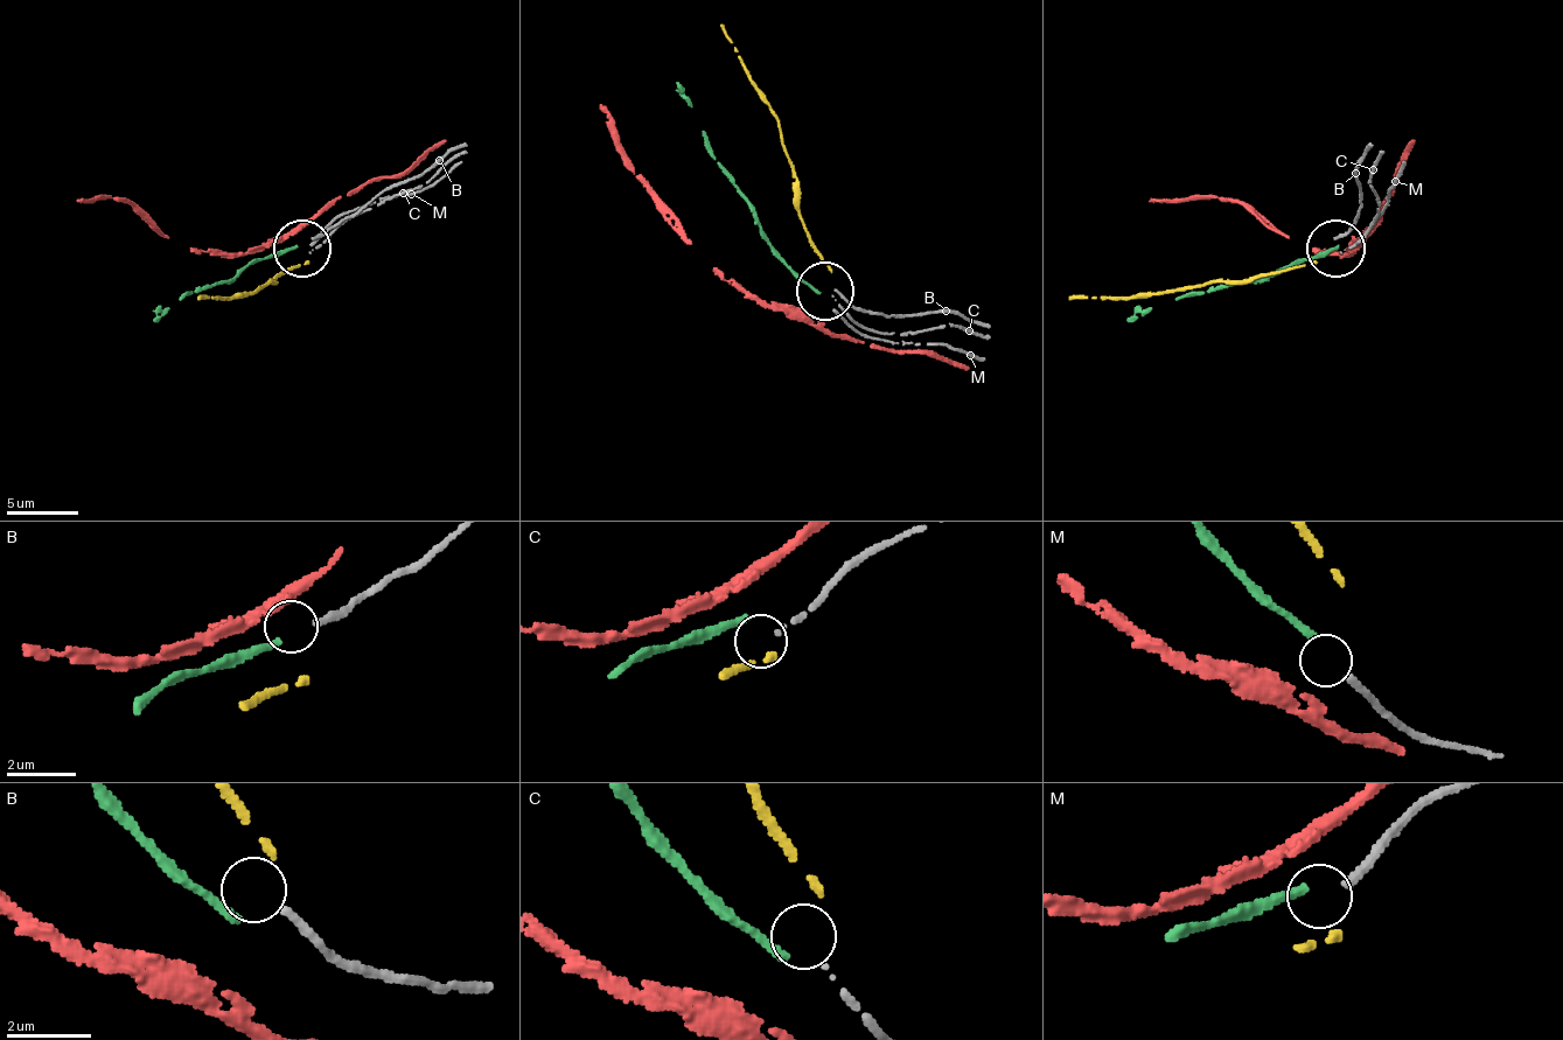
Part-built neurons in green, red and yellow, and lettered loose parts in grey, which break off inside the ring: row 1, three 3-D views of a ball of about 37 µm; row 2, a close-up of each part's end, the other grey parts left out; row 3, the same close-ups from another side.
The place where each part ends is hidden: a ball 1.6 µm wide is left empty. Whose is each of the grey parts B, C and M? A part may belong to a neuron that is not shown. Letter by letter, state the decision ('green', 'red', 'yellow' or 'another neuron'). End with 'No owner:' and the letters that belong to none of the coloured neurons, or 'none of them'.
B: another neuron
C: another neuron
M: another neuron
No owner: B, C, M

